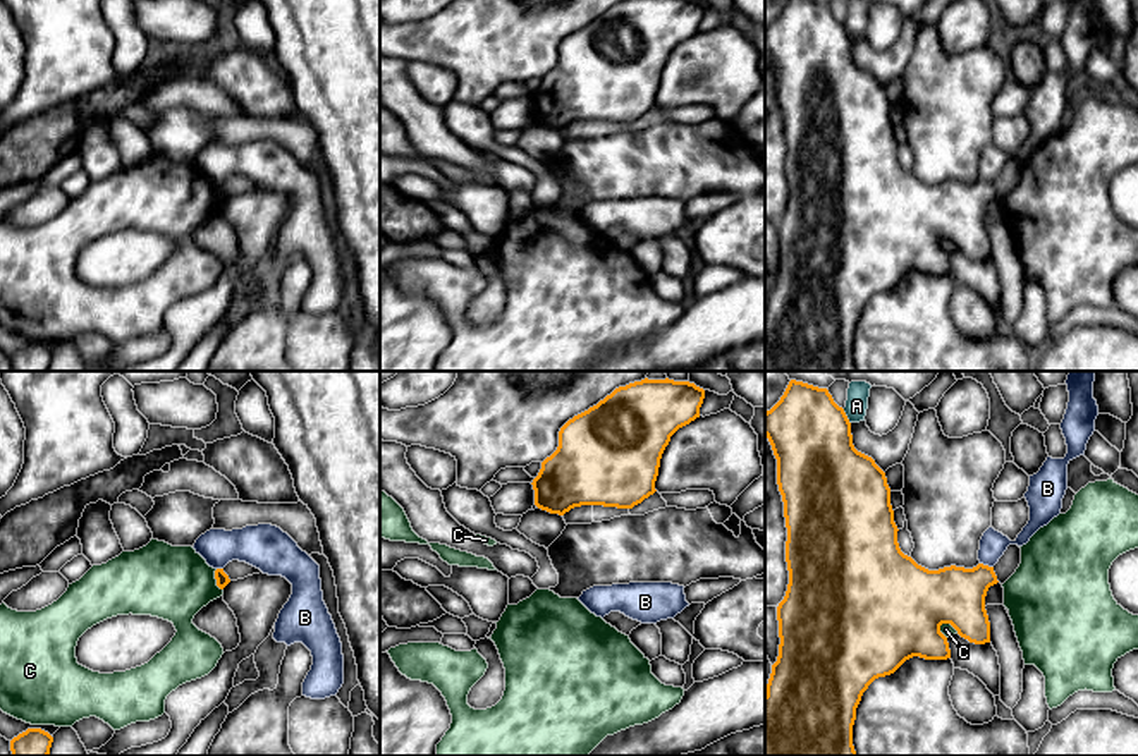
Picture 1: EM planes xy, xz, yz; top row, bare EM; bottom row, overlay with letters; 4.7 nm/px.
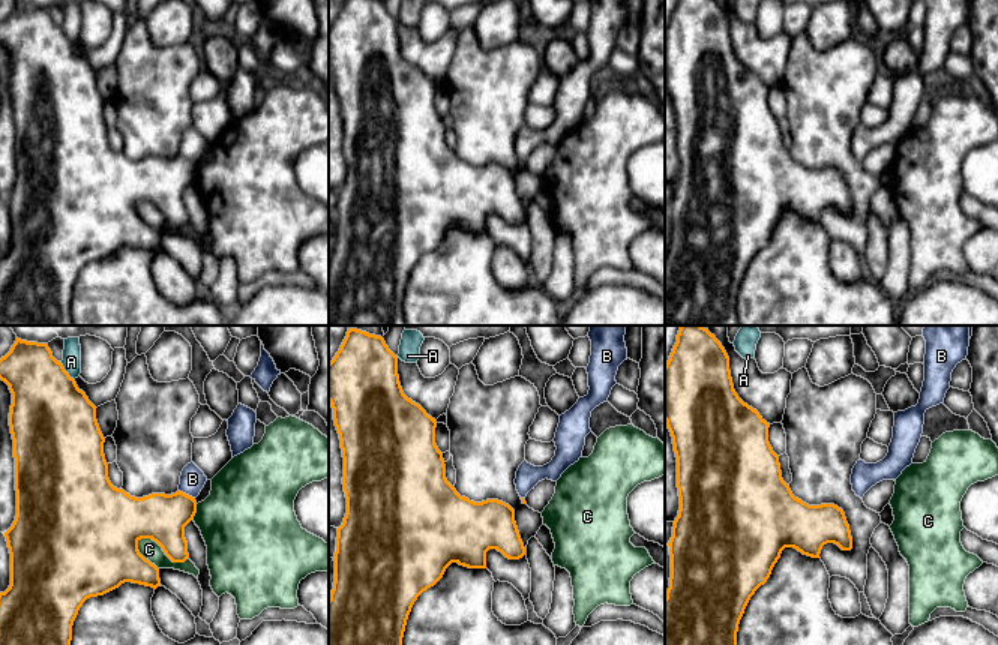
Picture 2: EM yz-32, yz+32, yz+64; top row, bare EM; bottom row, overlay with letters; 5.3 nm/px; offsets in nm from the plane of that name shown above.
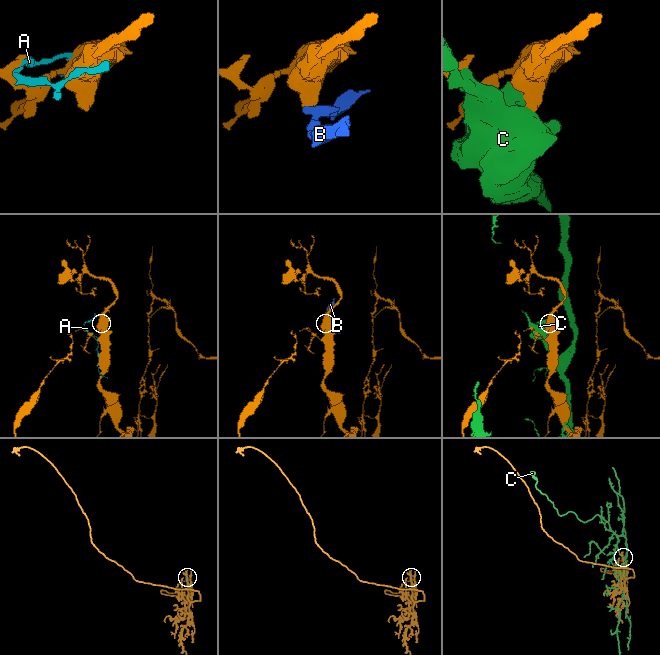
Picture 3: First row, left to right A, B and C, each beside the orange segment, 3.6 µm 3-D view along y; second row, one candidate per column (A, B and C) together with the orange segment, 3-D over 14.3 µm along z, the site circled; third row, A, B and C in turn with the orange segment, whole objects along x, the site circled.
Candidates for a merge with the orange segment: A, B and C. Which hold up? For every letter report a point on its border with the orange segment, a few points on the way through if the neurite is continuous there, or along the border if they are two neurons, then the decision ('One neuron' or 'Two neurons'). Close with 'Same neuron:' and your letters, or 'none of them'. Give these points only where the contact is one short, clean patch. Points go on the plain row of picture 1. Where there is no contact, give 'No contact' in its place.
A: Touches orange at yz (846, 31). Two neurons
B: Touches orange at yz (987, 181). Boundary: yz (980, 177), (992, 182). Two neurons
C: Touches orange at xy (215, 193). Two neurons
Same neuron: none of them

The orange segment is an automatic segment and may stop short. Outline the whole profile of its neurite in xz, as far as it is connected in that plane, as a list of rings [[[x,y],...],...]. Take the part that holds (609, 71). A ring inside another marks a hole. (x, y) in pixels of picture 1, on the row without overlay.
[[[626,0],[569,34],[559,46],[557,65],[533,94],[535,120],[564,131],[574,122],[633,124],[653,110],[660,74],[670,52],[700,33],[705,5],[696,0]]]

